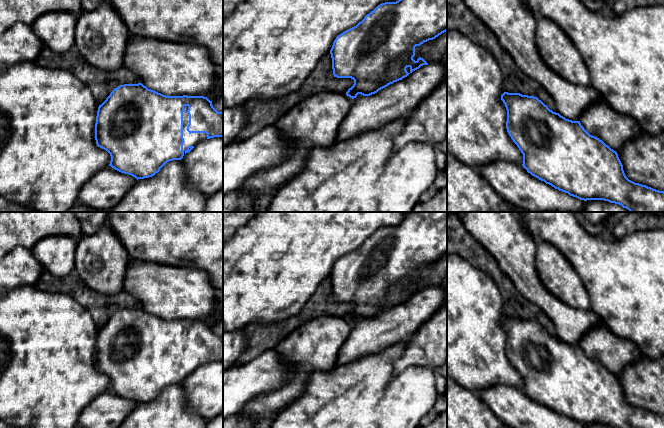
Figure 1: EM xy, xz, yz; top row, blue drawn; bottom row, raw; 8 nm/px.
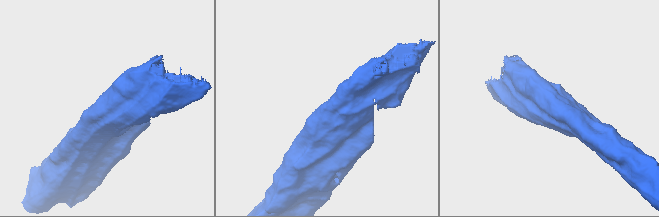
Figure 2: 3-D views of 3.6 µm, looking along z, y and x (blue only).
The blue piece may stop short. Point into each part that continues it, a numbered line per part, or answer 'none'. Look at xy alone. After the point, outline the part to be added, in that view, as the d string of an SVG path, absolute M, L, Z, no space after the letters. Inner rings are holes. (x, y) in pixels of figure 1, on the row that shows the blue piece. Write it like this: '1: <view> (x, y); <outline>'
1: xy (192, 139); M184 106L184 112L183 112L183 151L185 154L185 150L188 146L195 146L198 143L200 143L203 140L207 139L206 133L189 133L186 129L189 124L189 115L187 113L188 106Z

